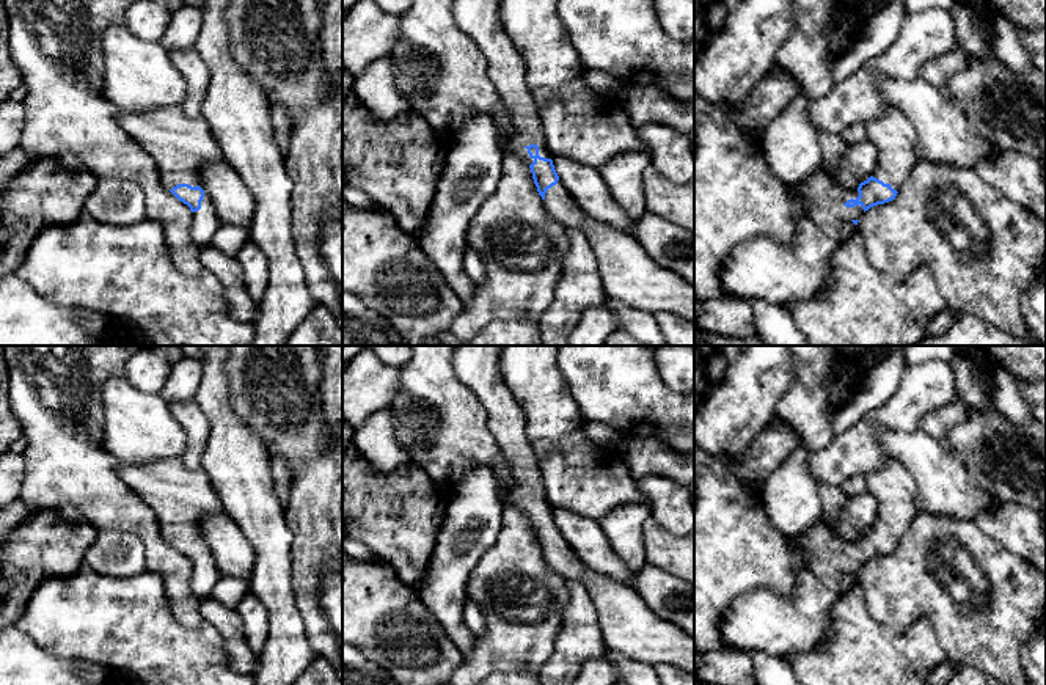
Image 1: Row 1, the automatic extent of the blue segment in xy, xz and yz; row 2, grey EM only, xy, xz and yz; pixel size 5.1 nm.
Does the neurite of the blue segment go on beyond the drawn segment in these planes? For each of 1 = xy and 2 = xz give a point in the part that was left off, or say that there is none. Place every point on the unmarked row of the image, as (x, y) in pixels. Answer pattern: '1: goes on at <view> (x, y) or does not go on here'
1: goes on at xy (179, 497)
2: goes on at xz (629, 626)

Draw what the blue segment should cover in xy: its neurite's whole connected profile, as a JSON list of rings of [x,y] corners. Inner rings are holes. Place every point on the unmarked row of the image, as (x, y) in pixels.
[[[181,457],[119,462],[118,473],[154,511],[162,537],[190,559],[195,595],[209,597],[221,573],[198,525],[204,514],[223,511],[223,506],[207,474],[188,470]]]

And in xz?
[[[455,346],[454,369],[487,412],[487,427],[501,448],[512,484],[498,484],[501,501],[525,512],[545,561],[565,581],[578,581],[597,608],[608,650],[652,666],[674,665],[694,676],[694,639],[658,617],[633,588],[589,569],[559,533],[543,476],[526,435],[526,415],[499,371],[503,346]]]

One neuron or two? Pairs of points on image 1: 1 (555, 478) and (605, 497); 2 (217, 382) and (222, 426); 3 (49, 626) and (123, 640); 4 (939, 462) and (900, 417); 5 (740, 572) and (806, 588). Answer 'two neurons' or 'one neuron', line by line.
1: one neuron
2: one neuron
3: one neuron
4: two neurons
5: two neurons

